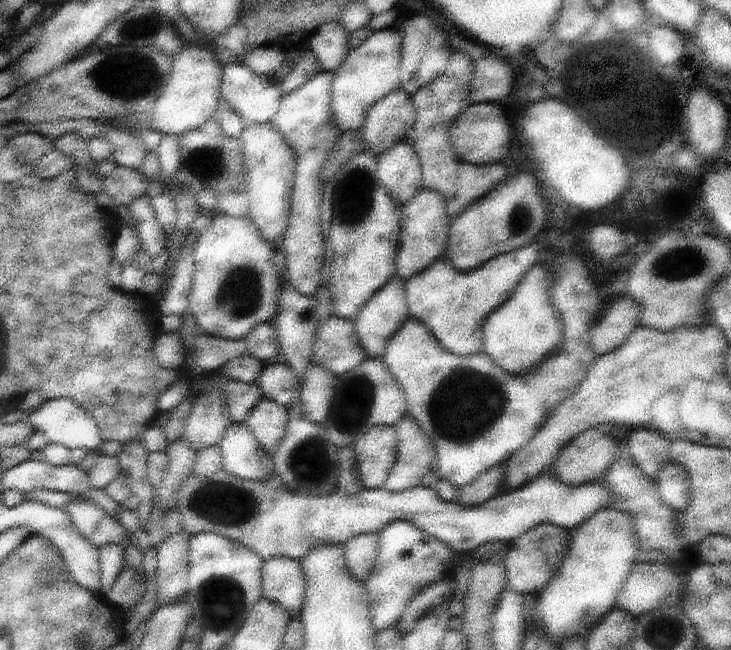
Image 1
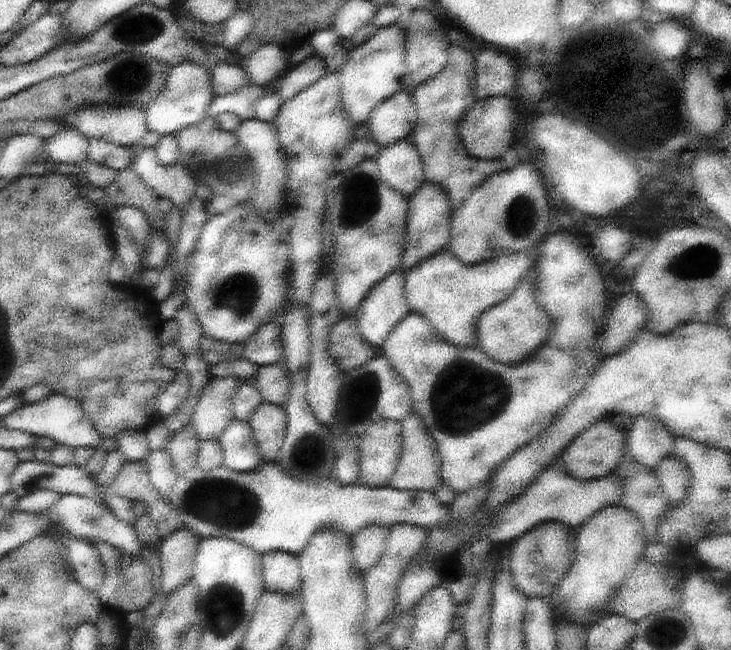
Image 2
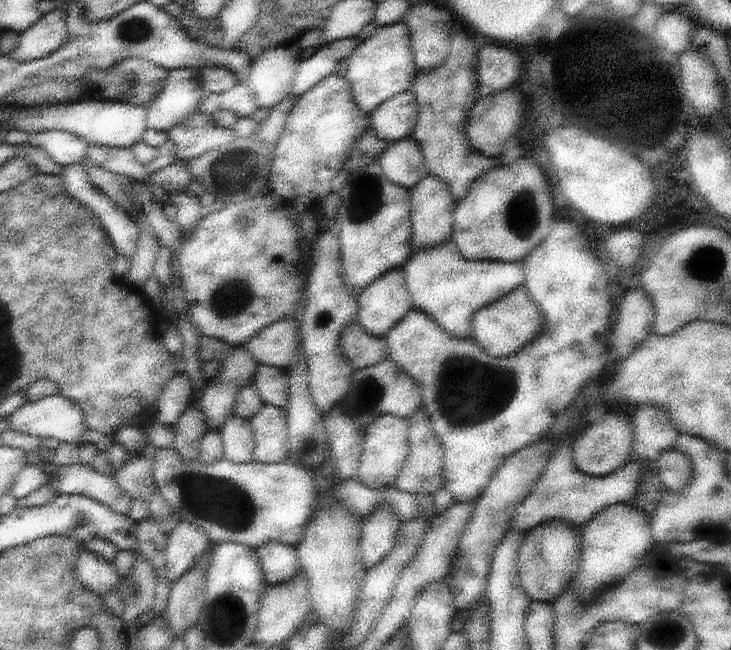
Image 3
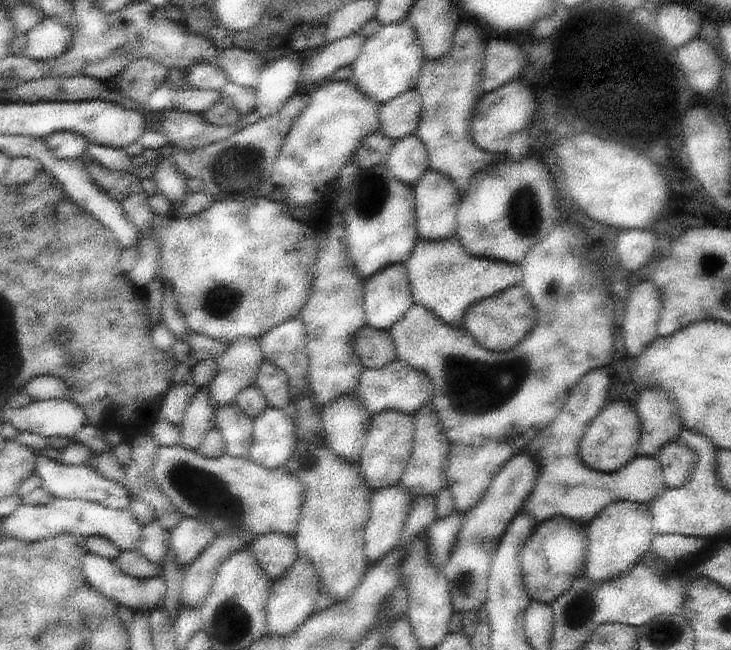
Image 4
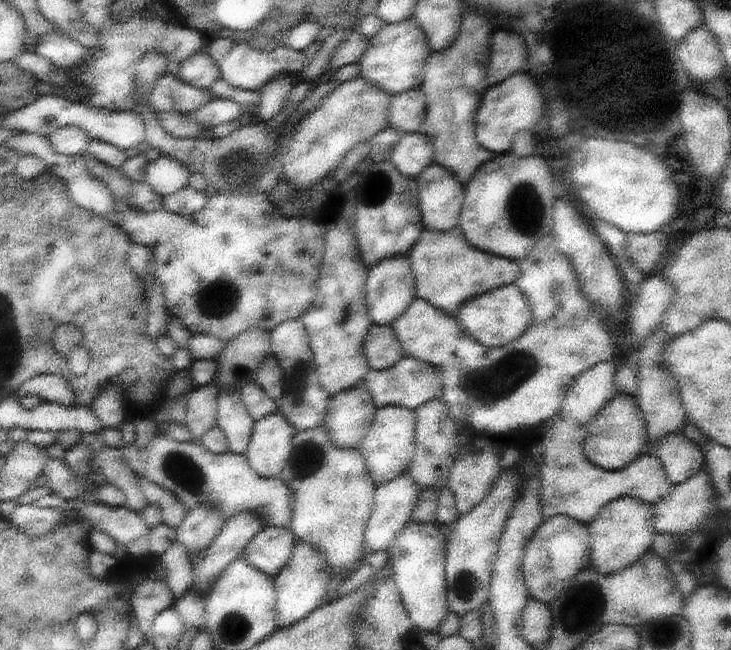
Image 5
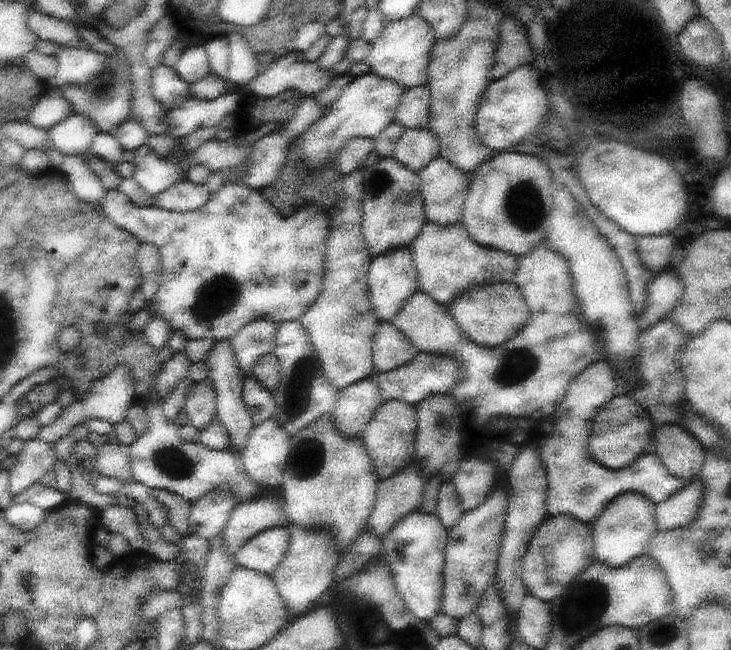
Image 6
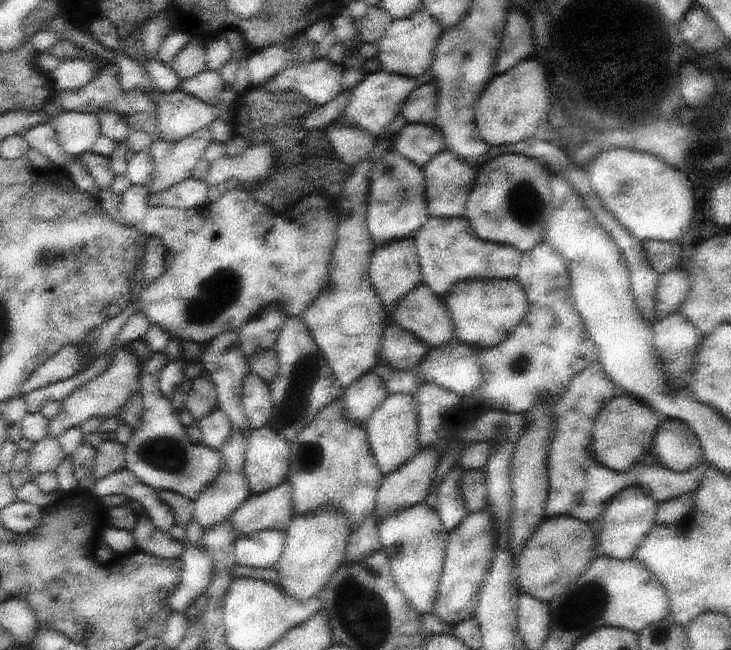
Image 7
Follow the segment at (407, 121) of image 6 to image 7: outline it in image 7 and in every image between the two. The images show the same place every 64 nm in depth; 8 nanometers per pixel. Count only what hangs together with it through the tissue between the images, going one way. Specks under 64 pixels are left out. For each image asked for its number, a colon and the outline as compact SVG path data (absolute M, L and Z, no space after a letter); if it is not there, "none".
7: M421 84L417 86L403 106L401 114L405 116L407 124L425 124L433 126L437 118L437 96L439 96L439 84Z

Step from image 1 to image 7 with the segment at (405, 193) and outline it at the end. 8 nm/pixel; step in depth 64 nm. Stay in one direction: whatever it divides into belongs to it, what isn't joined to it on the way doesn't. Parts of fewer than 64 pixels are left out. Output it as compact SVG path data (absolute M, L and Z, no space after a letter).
M407 124L393 146L409 162L427 168L431 160L447 150L447 140L441 130L425 124Z

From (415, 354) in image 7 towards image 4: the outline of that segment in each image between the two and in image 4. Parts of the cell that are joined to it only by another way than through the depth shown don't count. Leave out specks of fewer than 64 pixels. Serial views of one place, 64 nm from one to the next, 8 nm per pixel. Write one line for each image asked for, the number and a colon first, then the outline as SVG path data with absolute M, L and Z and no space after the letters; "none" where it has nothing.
4: M369 326L357 334L355 352L359 354L359 358L363 358L363 366L367 370L381 370L399 360L391 332L375 330Z
5: M371 326L365 340L365 356L371 370L387 370L405 358L405 350L397 340L393 326Z
6: M385 322L377 328L375 338L375 370L391 372L417 356L417 350L407 340L403 332L399 332L391 322Z

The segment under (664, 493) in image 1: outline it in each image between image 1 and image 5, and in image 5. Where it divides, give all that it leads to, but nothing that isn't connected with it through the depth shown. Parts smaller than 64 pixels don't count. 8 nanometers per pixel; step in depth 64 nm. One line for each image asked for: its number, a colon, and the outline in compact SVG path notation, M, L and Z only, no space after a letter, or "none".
2: M667 456L657 464L655 474L659 474L659 486L669 506L679 506L683 500L687 500L693 486L693 472L687 464L683 464L679 458Z
3: M677 450L663 452L653 464L653 470L659 474L667 494L685 490L693 482L693 472L695 472L691 460Z
4: M679 440L667 442L663 448L659 448L655 452L655 458L661 464L663 482L665 482L667 490L683 488L687 484L687 480L693 476L697 462L699 462L699 456L695 454L695 450L679 444Z
5: M681 432L665 434L657 440L657 458L663 466L667 480L673 486L679 486L703 470L703 452L701 448L687 440Z

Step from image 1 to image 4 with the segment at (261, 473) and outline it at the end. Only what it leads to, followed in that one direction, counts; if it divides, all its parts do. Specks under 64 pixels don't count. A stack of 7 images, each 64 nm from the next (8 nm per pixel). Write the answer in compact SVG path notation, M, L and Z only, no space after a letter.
M239 402L217 410L217 424L225 438L227 454L233 458L251 458L251 448L255 444L255 420L241 410Z

